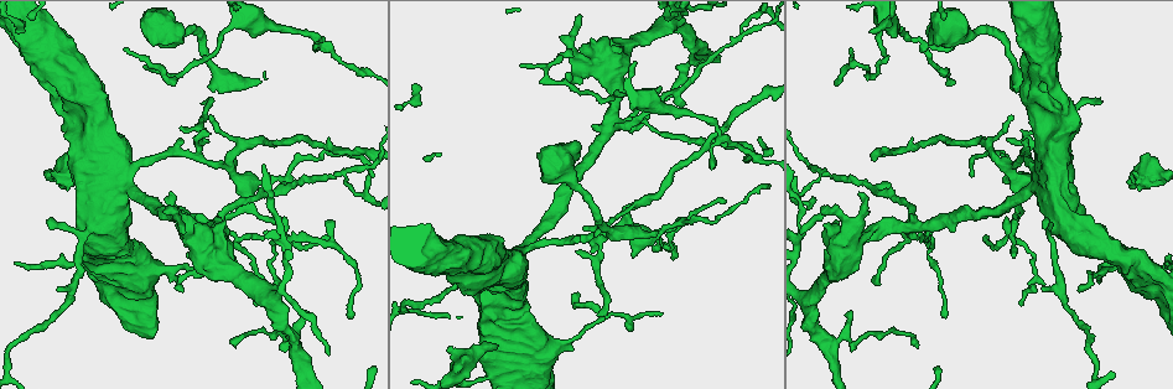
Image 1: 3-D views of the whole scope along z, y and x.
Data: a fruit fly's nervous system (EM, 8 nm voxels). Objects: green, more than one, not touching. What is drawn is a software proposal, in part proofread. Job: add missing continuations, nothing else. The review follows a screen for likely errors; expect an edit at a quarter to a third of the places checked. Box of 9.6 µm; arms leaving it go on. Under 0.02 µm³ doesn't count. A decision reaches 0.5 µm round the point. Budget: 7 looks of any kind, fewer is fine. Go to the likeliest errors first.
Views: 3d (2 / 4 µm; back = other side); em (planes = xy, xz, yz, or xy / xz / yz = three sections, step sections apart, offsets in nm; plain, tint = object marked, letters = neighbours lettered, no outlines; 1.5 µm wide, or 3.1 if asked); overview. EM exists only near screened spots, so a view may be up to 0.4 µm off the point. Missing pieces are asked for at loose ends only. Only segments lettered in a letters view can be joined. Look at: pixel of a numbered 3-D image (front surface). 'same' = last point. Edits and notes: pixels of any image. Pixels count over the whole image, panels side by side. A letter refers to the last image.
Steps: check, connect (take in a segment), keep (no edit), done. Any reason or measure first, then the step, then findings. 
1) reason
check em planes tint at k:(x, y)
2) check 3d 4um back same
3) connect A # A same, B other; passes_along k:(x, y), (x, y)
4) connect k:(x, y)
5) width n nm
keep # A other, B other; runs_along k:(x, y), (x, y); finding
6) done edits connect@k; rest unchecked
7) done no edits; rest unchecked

end of a long branch
check em yz step 8 letters at 1:(657, 234)

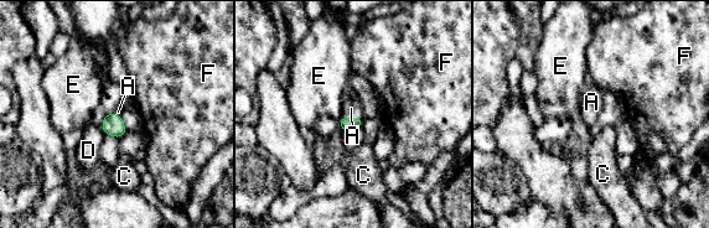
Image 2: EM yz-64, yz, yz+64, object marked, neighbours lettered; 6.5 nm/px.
cut it another way
check em planes letters same

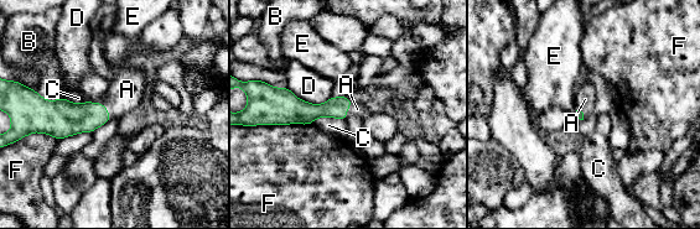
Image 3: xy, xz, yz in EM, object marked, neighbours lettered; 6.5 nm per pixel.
connect 3:(126, 89) # A same, B other, C other, D other, E other, F other; the neuron continues

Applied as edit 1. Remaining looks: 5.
check overview

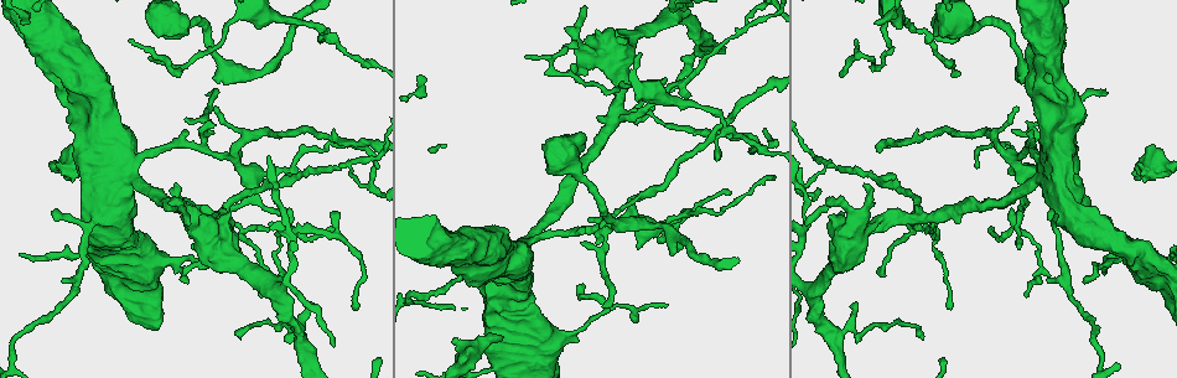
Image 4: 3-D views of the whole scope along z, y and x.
branch stops here
check em yz step 4 tint at 4:(1047, 280)

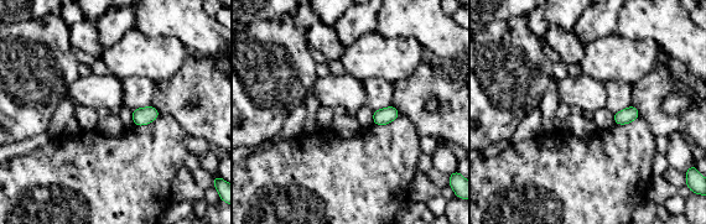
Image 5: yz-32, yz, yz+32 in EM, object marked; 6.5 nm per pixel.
check em planes tint same

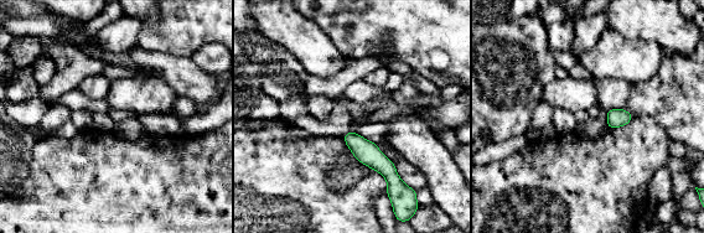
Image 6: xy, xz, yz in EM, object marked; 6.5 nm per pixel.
check em planes letters same

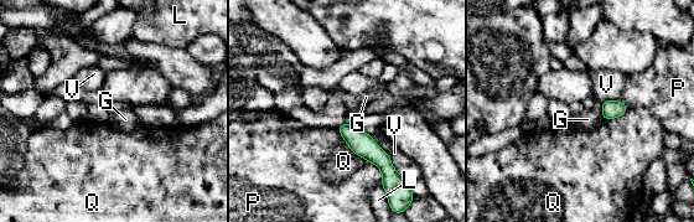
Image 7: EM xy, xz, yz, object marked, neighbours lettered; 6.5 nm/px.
width 120 nm
keep # G other, L other, P other, Q other, V other; border 7:(345, 122), (350, 124); no lettered segment goes on from it

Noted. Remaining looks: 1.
done edits connect@3; rest unchecked

